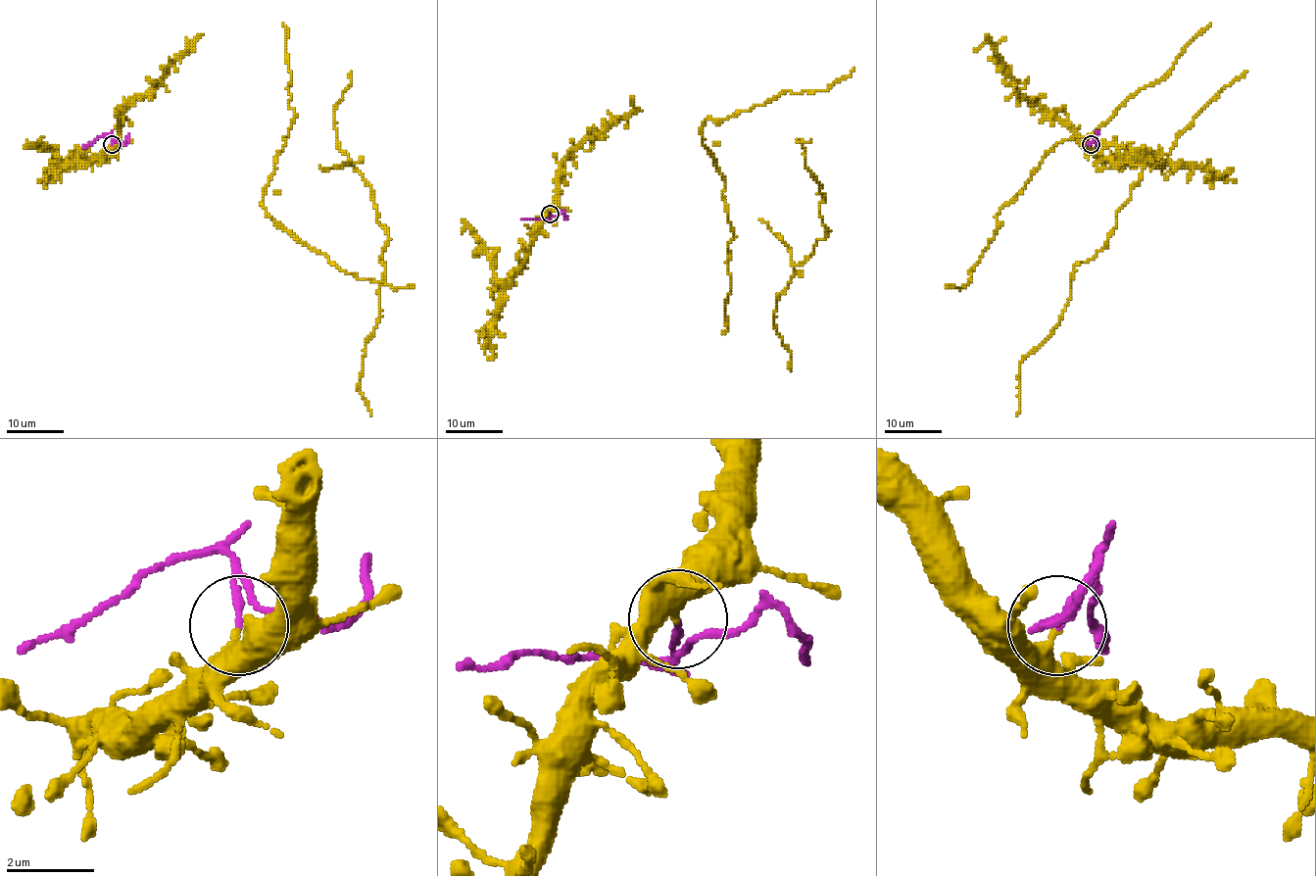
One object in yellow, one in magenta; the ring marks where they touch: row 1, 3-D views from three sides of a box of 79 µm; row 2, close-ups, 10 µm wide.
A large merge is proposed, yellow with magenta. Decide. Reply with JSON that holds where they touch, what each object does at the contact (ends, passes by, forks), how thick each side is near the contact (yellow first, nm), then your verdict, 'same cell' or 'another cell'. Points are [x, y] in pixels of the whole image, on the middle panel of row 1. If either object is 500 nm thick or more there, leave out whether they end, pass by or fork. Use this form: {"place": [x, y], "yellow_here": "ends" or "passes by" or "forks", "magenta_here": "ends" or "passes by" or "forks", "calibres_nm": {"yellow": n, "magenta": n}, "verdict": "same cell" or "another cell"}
{"place": [550, 214], "yellow_here": "ends", "magenta_here": "passes by", "calibres_nm": {"yellow": 440, "magenta": 120}, "verdict": "another cell"}

